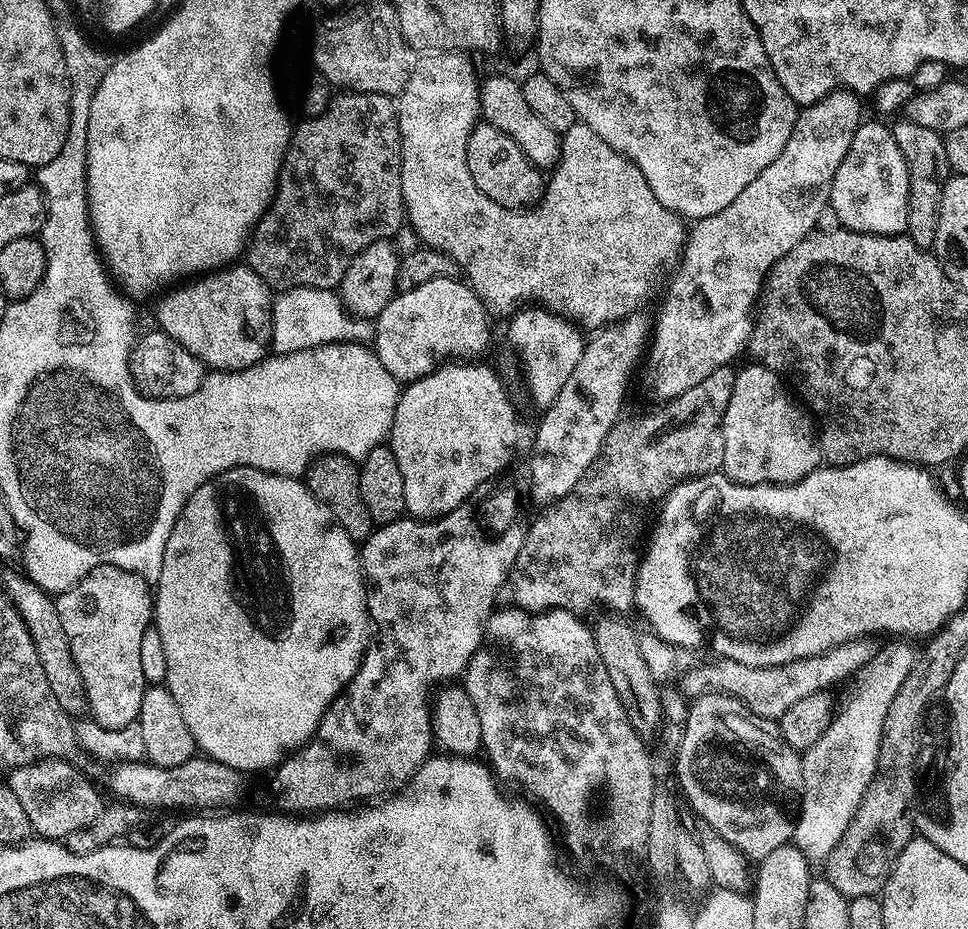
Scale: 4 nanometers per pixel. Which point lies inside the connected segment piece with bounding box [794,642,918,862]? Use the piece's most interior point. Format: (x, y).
(839, 767)

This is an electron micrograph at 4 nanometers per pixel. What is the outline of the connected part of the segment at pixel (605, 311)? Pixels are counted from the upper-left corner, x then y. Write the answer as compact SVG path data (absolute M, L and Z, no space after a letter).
M438 52L424 54L413 63L410 82L406 82L403 92L398 97L398 115L400 118L400 153L402 154L402 198L407 223L412 224L414 231L420 235L419 243L429 248L438 248L441 252L450 254L458 262L468 287L476 292L476 297L484 304L489 313L505 312L511 314L525 302L537 302L539 305L559 312L570 320L577 322L583 329L600 330L611 326L631 316L633 312L641 311L644 303L652 296L656 288L656 279L660 271L675 273L681 263L686 245L686 224L681 217L672 212L658 198L654 198L654 190L646 186L646 178L642 178L642 170L630 158L618 154L590 126L575 122L568 130L562 133L560 142L560 158L551 169L546 180L543 195L535 204L526 208L507 208L498 206L498 202L490 202L478 186L474 186L474 178L470 178L470 166L466 166L466 142L468 133L478 122L480 116L480 102L475 91L460 92L460 76L468 76L472 72L472 64L467 55L458 52Z

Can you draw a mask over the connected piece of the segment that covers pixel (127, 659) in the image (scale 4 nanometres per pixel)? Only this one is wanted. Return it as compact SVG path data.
M103 564L82 577L79 584L55 597L58 618L62 618L62 630L66 630L66 638L70 638L70 654L74 654L74 662L78 662L78 674L82 674L82 682L86 686L91 719L110 730L130 726L140 719L146 687L141 665L142 634L146 634L153 623L154 612L128 612L124 600L128 600L130 596L144 598L144 591L149 587L149 581L138 574L127 572L113 564Z

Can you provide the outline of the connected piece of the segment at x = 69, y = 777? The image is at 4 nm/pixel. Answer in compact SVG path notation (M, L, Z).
M56 758L51 762L17 766L11 769L6 780L8 787L18 794L18 802L22 802L22 810L26 810L26 818L33 833L37 837L57 842L63 841L63 836L75 837L83 830L91 829L104 812L104 800L96 793L95 786L74 765L62 760Z

